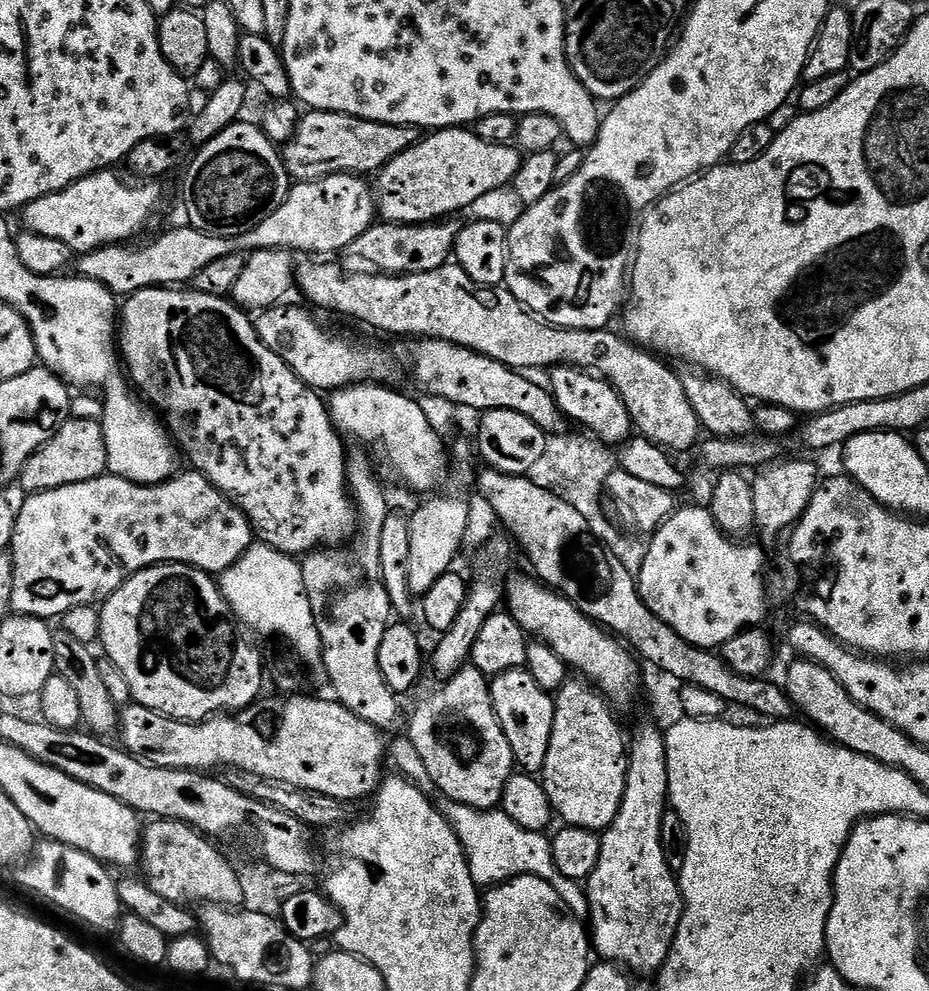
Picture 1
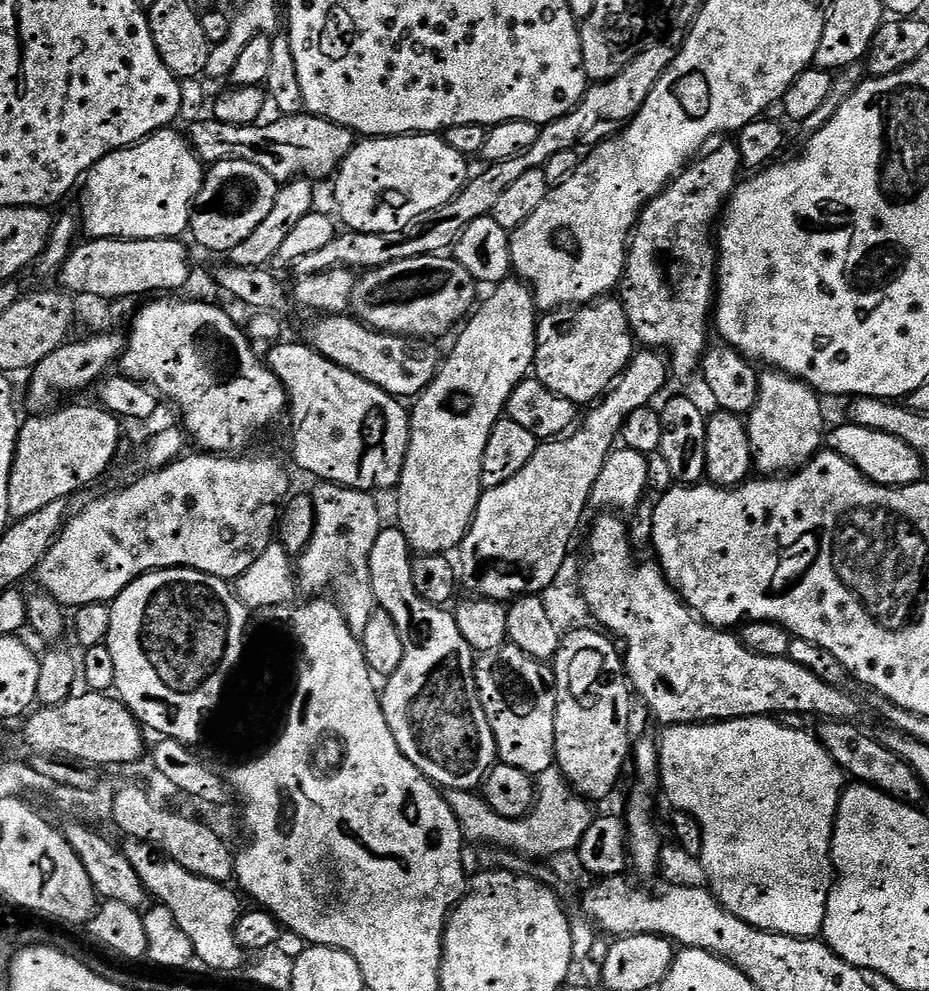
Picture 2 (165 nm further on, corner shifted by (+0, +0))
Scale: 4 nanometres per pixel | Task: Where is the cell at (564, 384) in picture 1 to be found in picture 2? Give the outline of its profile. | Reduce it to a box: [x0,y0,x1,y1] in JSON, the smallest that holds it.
[534,298,634,406]

